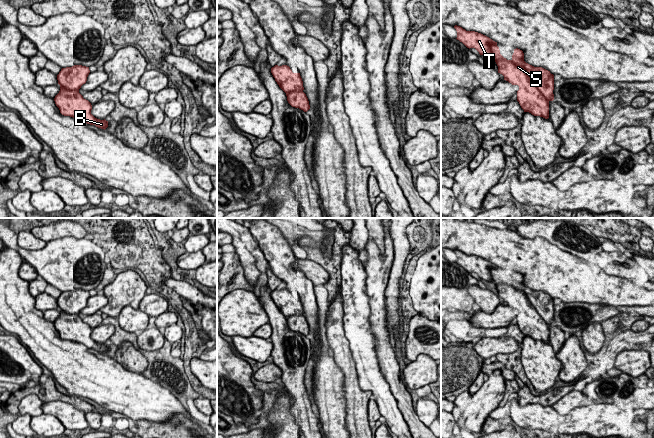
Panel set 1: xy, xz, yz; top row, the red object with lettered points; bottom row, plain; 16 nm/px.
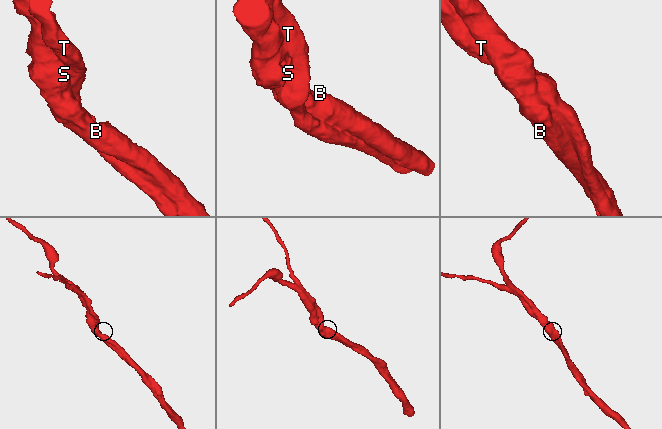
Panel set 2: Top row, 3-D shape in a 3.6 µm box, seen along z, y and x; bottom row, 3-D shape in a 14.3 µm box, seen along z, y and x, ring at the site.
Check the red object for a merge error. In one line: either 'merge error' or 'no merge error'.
no merge error

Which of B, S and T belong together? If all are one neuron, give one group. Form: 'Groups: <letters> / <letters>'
Groups: B S T

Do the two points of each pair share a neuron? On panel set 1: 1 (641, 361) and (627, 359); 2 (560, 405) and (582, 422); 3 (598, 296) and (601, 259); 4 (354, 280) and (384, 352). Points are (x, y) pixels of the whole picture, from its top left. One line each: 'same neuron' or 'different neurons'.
1: same neuron
2: different neurons
3: different neurons
4: different neurons

